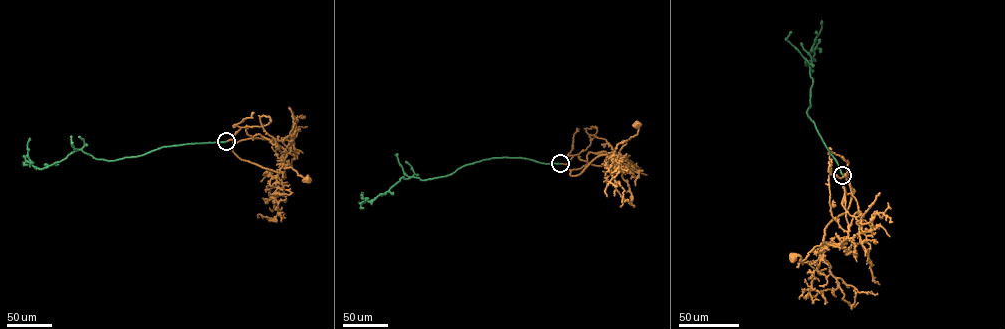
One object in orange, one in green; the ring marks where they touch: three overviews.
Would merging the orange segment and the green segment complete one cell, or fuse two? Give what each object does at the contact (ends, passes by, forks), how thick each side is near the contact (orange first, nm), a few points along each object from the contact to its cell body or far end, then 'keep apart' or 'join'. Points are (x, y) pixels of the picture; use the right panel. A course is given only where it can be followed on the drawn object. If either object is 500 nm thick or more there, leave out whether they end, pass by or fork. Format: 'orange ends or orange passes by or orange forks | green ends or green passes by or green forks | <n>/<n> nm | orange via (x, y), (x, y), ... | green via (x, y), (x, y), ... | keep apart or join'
orange ends | green ends | 340/200 nm | orange via (843, 175), (851, 187), (850, 203), (828, 224), (823, 241), (839, 246), (821, 243), (804, 260), (793, 257) | green via (842, 175), (807, 113), (813, 82), (810, 65), (805, 62), (809, 65), (814, 55), (812, 47), (822, 21) | join

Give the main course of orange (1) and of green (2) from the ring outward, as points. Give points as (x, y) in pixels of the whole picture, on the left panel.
1: (226, 141), (232, 139), (232, 151), (241, 159), (279, 173), (287, 165), (284, 168), (291, 167), (307, 179)
2: (226, 141), (161, 147), (110, 161), (79, 149), (41, 169), (28, 157), (29, 138)

